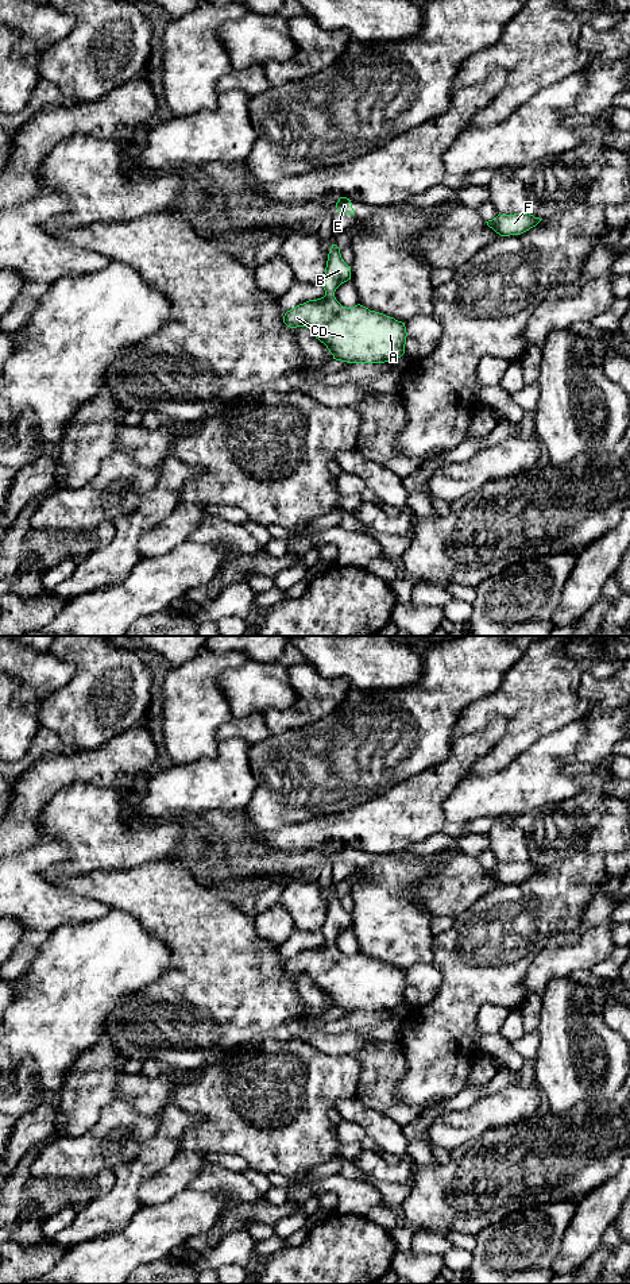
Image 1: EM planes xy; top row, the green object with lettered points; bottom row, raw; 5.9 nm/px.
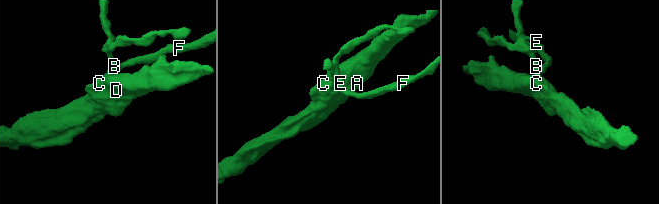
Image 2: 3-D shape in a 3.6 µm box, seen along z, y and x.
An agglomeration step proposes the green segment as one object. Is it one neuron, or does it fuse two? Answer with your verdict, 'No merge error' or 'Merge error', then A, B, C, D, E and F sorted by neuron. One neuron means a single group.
No merge error. Groups: A B C D E F

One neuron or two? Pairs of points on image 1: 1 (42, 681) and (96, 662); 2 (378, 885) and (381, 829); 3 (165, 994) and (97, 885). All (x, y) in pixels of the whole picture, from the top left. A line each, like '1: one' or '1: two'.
1: two
2: two
3: one

